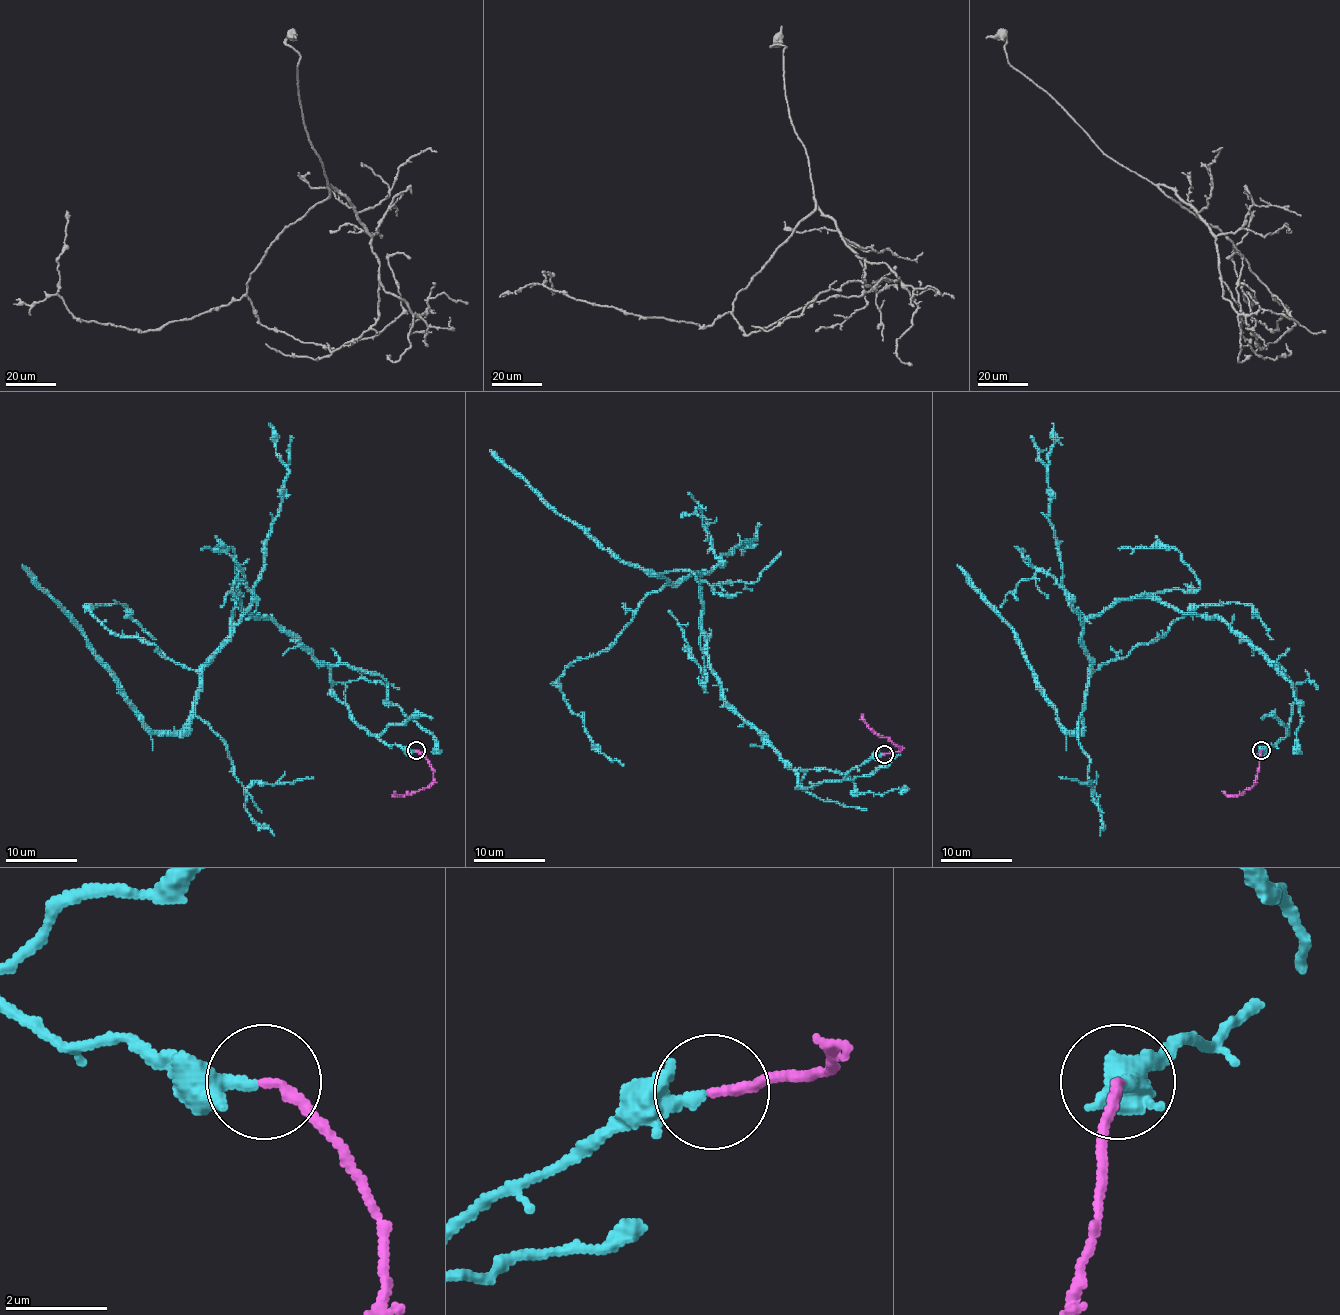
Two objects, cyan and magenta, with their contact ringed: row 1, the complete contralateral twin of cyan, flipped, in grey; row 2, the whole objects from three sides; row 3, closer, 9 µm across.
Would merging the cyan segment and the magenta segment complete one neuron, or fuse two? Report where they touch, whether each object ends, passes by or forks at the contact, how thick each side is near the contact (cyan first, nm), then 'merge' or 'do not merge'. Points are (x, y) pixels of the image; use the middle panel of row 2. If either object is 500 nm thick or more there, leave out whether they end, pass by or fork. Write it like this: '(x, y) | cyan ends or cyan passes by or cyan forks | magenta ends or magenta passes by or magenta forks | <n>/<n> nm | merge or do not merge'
(884, 754) | cyan ends | magenta ends | 280/200 nm | merge

